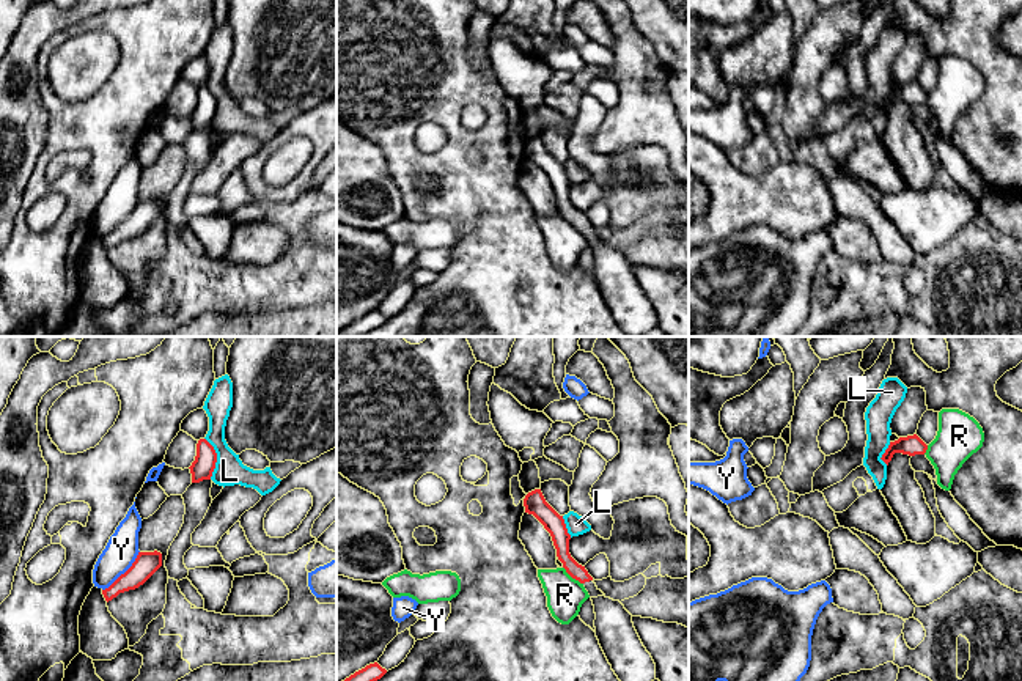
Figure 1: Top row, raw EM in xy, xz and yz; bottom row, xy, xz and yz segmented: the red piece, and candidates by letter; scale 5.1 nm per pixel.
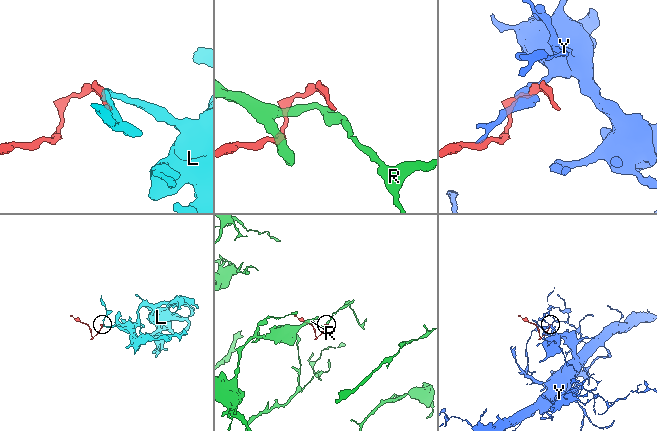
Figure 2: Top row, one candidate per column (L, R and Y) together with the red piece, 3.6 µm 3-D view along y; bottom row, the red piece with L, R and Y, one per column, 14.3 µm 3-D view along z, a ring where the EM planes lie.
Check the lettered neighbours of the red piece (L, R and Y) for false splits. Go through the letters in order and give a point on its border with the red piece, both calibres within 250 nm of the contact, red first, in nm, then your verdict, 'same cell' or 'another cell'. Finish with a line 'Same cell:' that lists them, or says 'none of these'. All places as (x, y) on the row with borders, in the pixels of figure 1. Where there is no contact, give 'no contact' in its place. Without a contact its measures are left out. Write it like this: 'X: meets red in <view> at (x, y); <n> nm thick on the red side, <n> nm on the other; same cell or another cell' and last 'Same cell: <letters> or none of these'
L: meets red in xy at (216, 458); 120 nm thick on the red side, 150 nm on the other; another cell
R: meets red in xz at (573, 577); 90 nm thick on the red side, 190 nm on the other; another cell
Y: meets red in xy at (124, 573); 120 nm thick on the red side, 160 nm on the other; another cell
Same cell: none of these

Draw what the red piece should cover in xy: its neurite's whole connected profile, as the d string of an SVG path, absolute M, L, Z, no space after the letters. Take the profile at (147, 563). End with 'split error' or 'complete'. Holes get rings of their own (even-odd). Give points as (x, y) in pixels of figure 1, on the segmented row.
M138 552L132 566L121 574L108 588L102 590L105 601L112 601L119 593L135 590L143 585L162 566L162 554Z | complete

